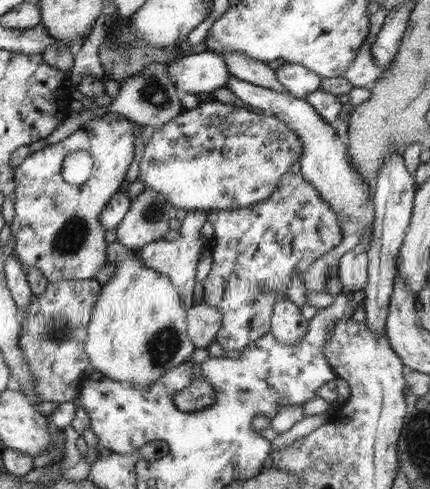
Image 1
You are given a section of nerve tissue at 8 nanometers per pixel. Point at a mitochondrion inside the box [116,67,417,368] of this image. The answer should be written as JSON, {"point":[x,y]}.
{"point":[154,94]}

